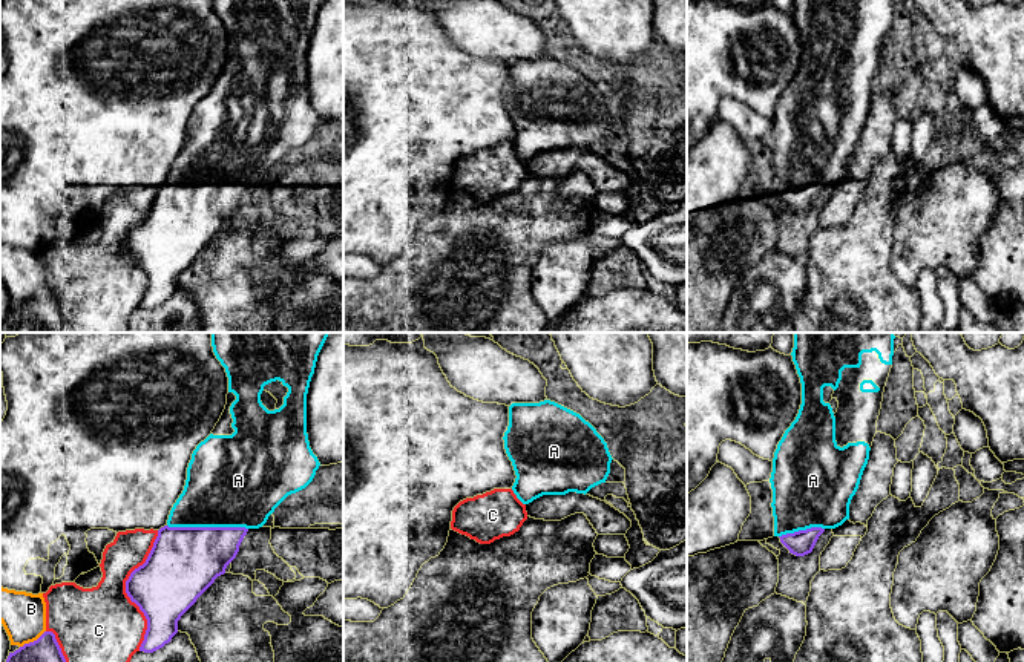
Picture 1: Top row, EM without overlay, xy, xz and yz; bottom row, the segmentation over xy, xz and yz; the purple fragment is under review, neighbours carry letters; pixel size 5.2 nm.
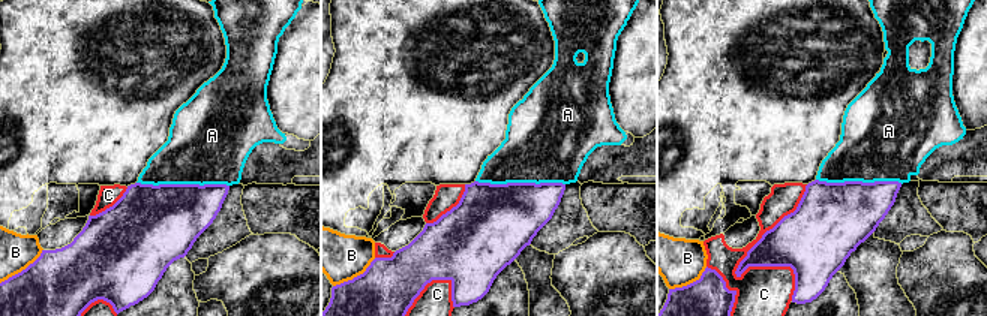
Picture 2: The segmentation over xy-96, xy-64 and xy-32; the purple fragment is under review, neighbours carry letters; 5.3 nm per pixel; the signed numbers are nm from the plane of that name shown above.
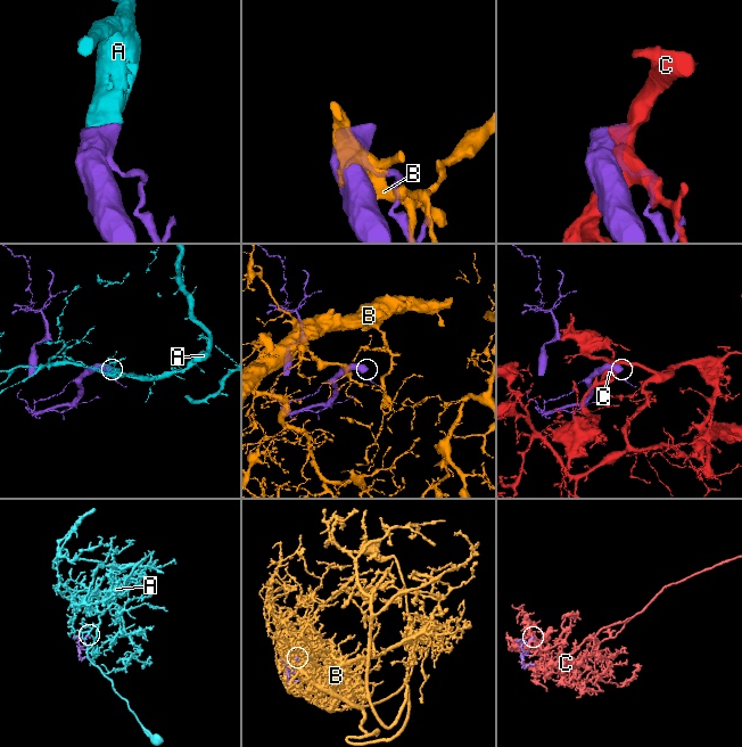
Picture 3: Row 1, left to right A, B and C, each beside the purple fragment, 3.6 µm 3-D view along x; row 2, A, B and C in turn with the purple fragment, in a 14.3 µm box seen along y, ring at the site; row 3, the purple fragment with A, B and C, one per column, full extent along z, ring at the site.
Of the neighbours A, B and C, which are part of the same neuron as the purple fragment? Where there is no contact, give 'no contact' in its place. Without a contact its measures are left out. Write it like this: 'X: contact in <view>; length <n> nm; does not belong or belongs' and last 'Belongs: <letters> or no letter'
A: contact in xy; length 420 nm; belongs
B: contact in xy; length 160 nm; does not belong
C: contact in xy; length 650 nm; does not belong
Belongs: A

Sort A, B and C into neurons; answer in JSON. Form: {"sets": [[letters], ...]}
{"sets": [["A"], ["B"], ["C"]]}

